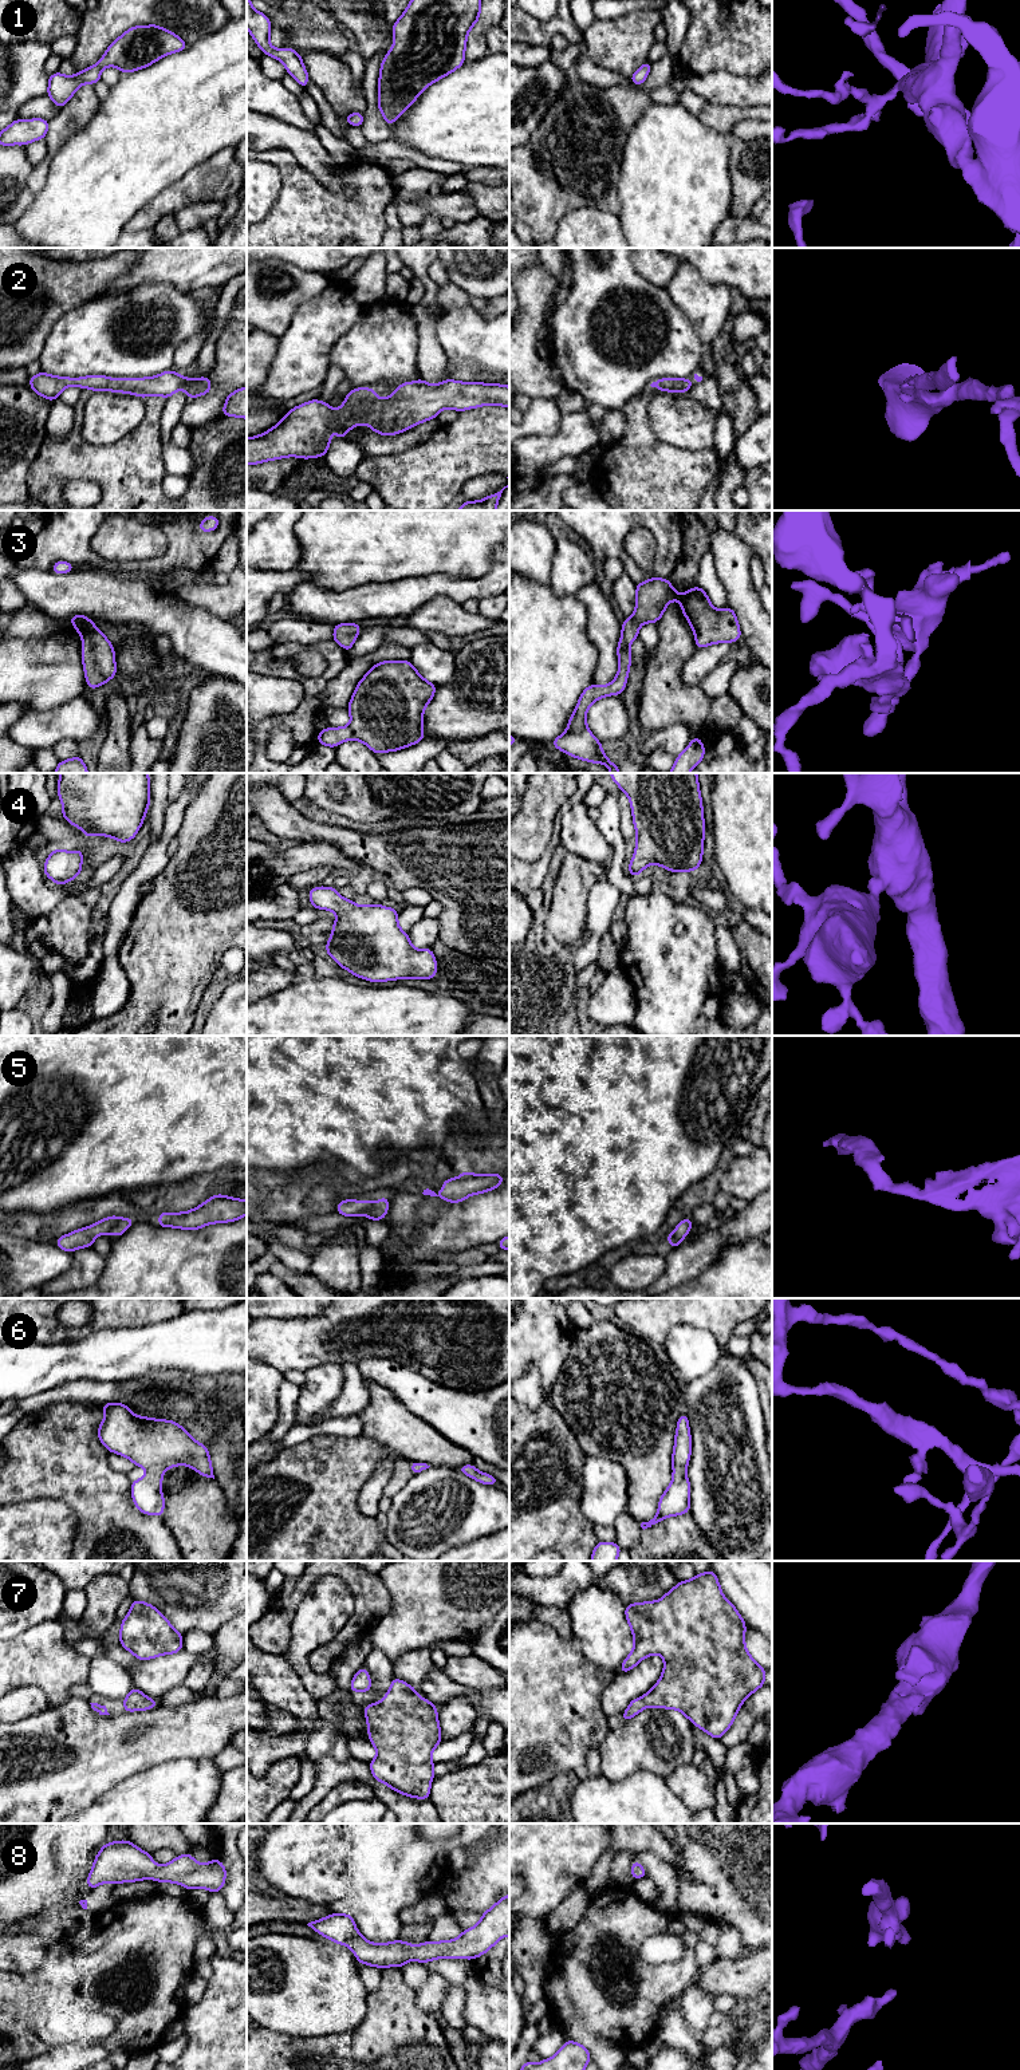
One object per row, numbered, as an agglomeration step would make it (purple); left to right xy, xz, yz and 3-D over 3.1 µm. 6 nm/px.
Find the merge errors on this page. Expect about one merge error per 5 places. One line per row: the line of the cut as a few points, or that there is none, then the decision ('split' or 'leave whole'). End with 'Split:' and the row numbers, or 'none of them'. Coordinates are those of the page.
1: cut none; leave whole
2: cut none; leave whole
3: cut none; leave whole
4: cut none; leave whole
5: cut none; leave whole
6: cut none; leave whole
7: cut none; leave whole
8: cut none; leave whole
Split: none of them

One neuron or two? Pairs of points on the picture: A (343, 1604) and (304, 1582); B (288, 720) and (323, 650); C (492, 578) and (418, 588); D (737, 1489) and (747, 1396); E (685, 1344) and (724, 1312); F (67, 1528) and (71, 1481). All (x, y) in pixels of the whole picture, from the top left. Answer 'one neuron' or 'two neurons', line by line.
A: two neurons
B: one neuron
C: one neuron
D: one neuron
E: two neurons
F: two neurons

